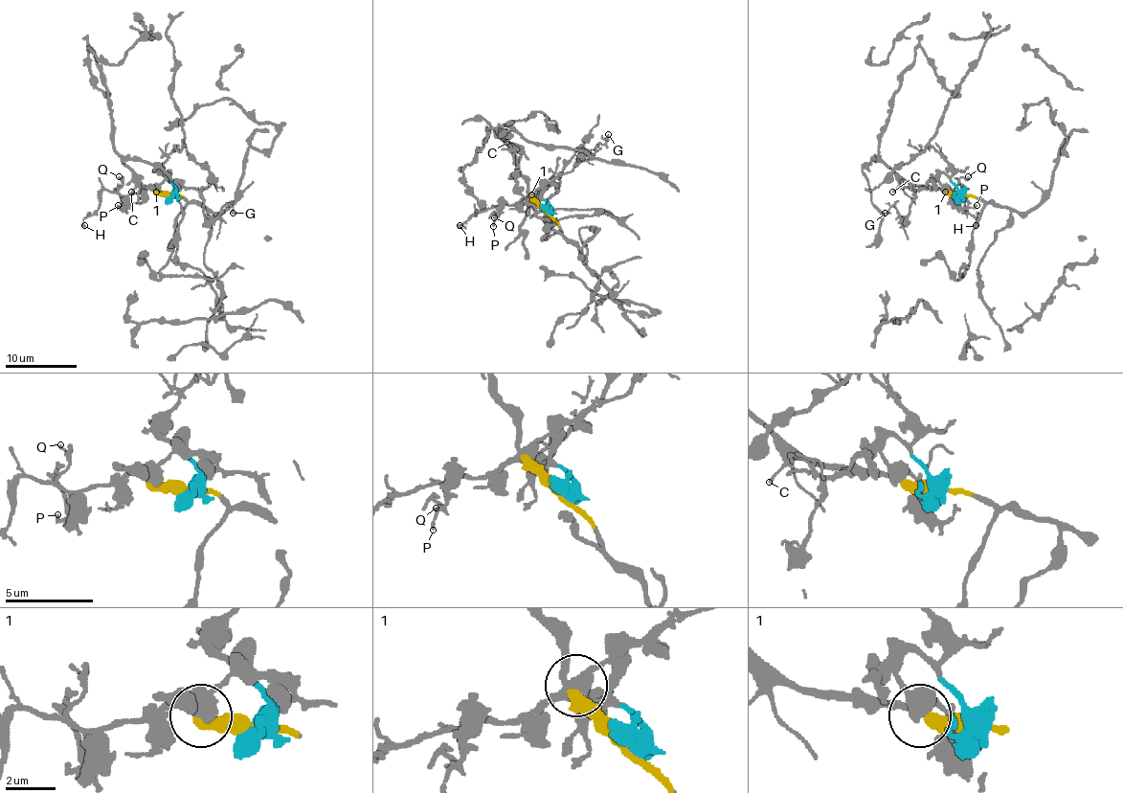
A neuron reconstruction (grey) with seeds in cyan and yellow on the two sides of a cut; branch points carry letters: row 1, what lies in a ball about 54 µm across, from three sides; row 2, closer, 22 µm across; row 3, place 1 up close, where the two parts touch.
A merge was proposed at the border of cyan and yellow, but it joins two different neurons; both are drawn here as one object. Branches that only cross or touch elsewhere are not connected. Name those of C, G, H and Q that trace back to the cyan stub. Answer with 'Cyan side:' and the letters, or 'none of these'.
Cyan side: G, H, Q

